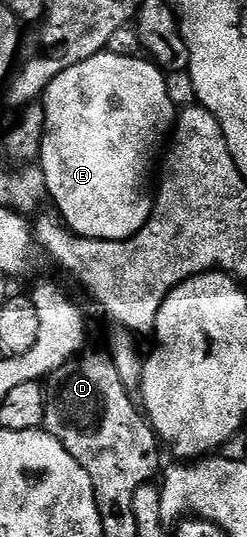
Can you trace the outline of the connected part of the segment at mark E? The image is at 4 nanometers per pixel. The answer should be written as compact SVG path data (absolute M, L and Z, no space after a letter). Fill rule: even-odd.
M105 49L98 52L94 57L90 57L73 67L68 67L62 73L58 73L58 77L54 77L54 81L48 87L48 90L44 92L42 96L43 103L44 136L40 142L38 166L46 177L48 199L51 202L56 202L57 209L55 208L55 210L58 212L64 226L72 234L80 236L81 239L101 239L102 241L118 241L120 243L124 239L137 235L148 223L148 218L152 215L154 206L154 172L157 170L158 160L161 158L162 152L165 150L166 144L169 142L176 126L178 108L170 97L168 75L147 57L117 57L115 53L110 53Z

